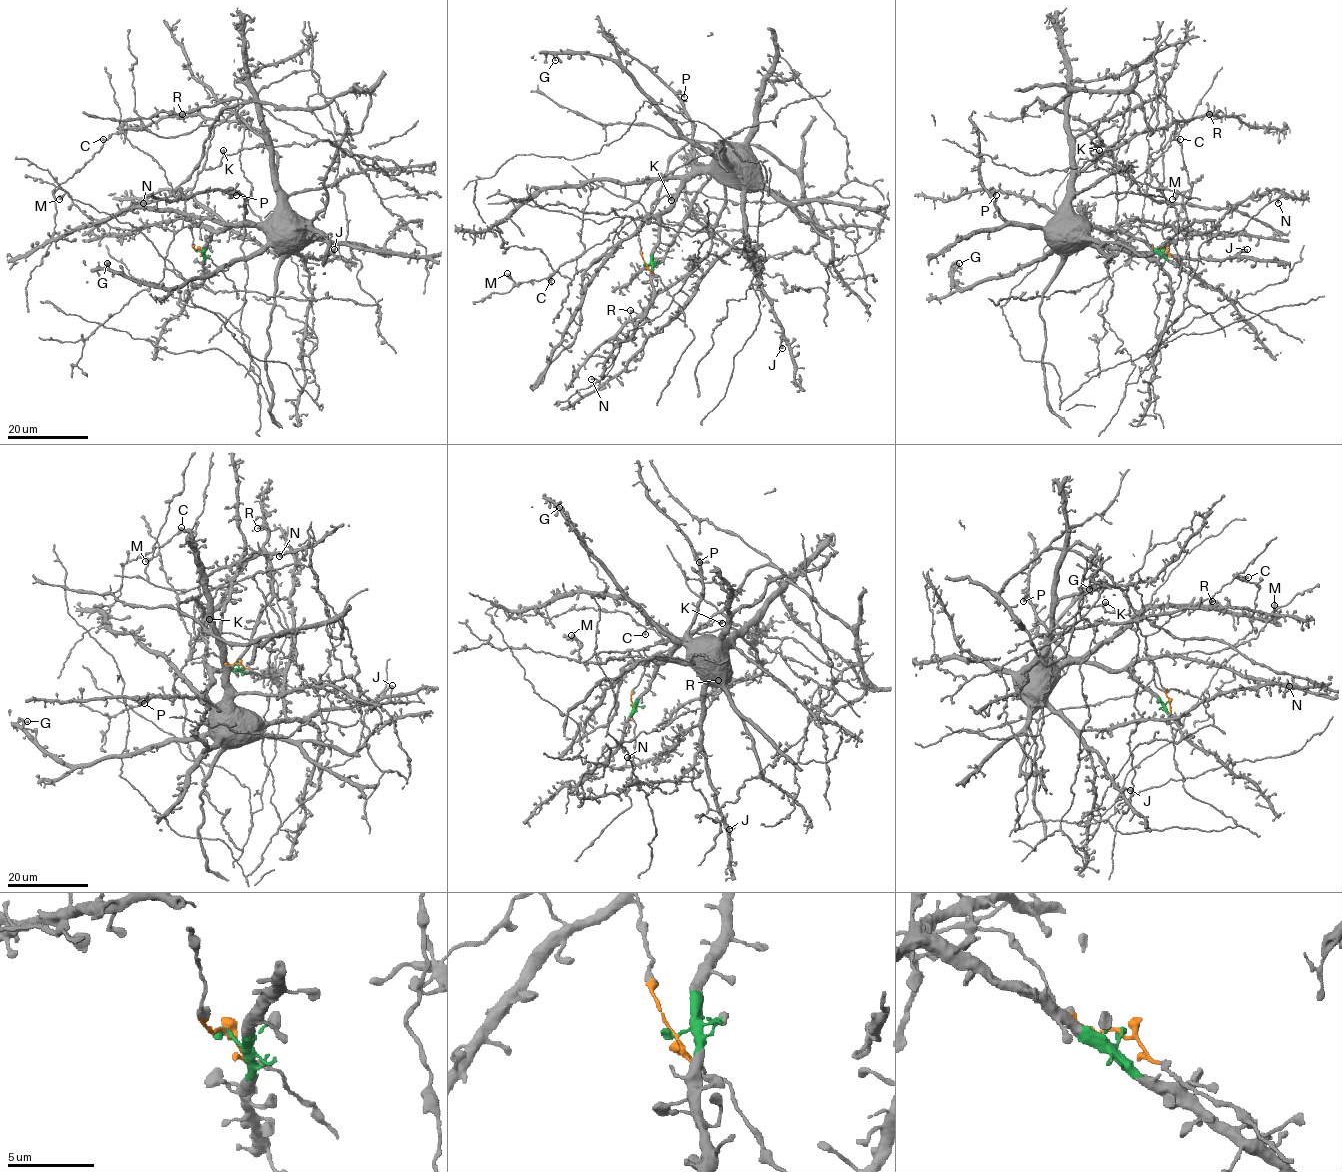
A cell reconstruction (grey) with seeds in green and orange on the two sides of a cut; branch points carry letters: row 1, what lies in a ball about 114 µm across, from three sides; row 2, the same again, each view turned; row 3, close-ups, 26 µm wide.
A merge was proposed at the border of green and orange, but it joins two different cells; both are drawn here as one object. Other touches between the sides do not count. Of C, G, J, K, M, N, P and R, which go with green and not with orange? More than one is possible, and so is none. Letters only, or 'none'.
G, J, N, P, R

